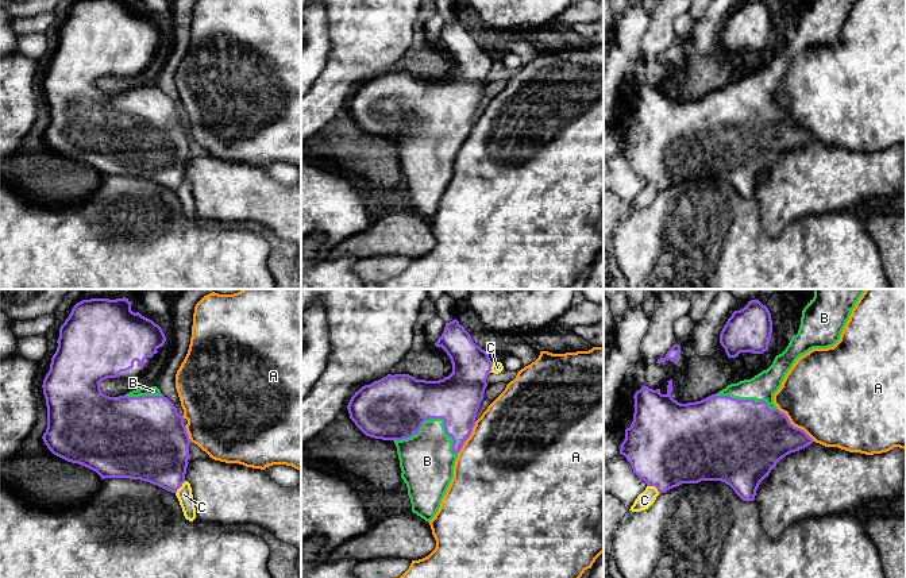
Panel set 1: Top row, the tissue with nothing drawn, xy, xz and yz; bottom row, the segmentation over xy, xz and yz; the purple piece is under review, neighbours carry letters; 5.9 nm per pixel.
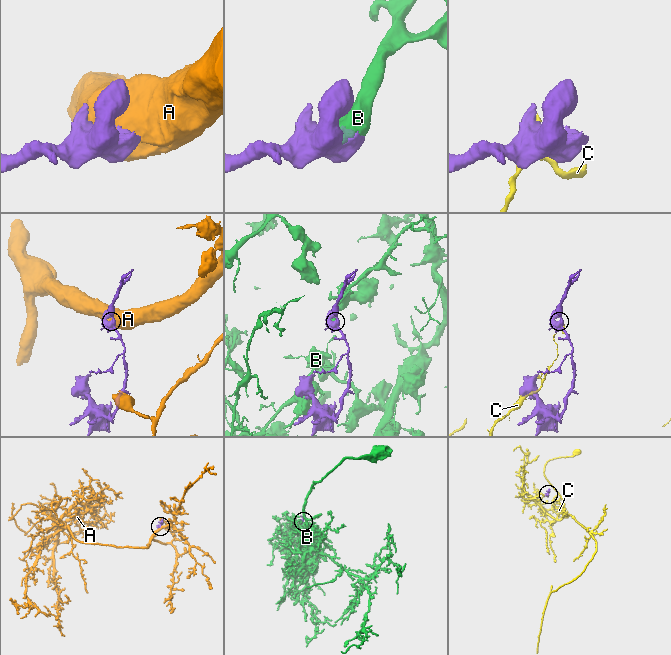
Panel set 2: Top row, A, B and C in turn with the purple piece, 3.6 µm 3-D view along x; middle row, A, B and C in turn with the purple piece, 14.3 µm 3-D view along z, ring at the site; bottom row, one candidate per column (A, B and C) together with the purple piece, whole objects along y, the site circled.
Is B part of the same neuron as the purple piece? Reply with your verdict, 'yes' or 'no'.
yes

